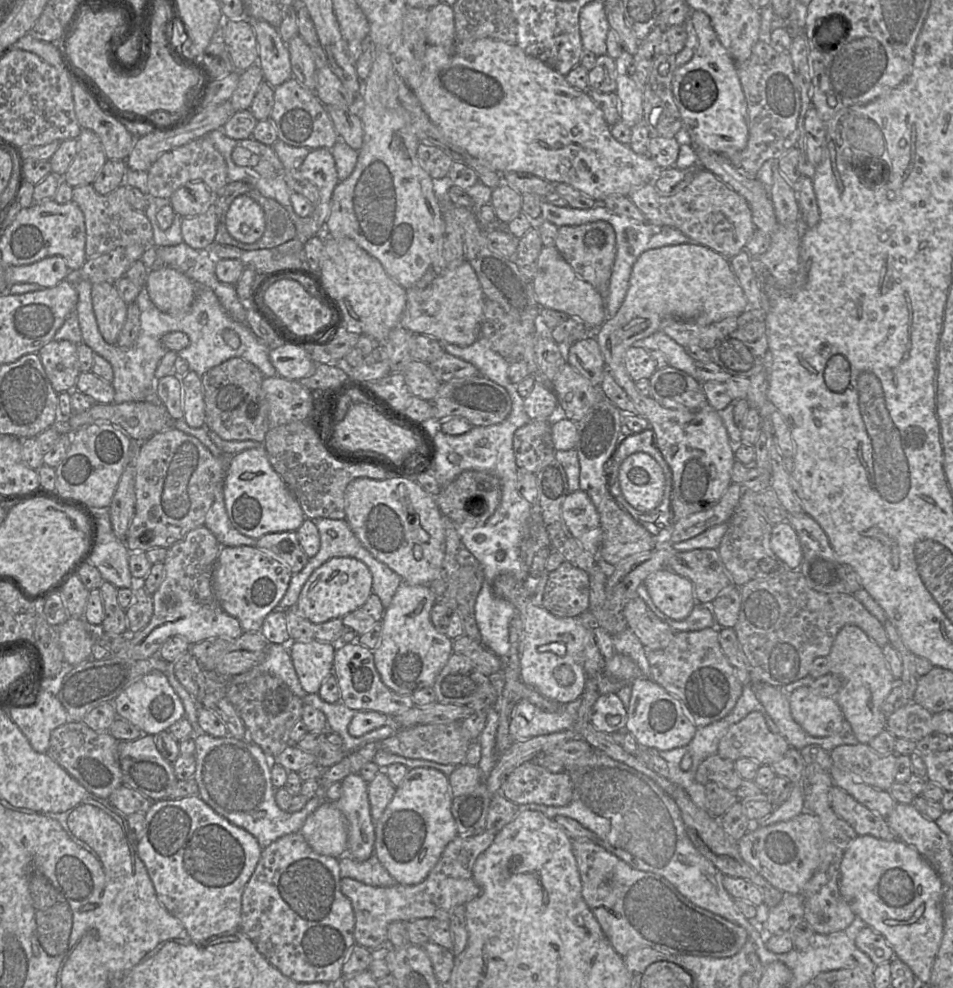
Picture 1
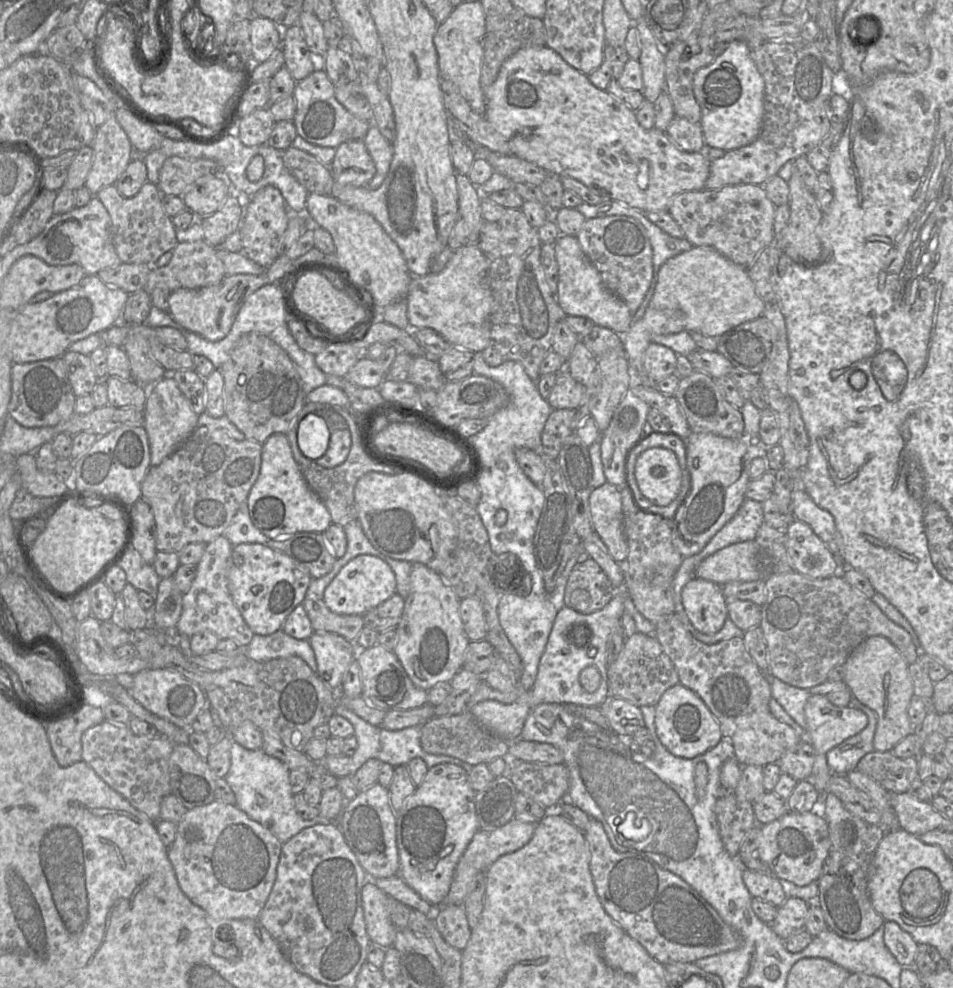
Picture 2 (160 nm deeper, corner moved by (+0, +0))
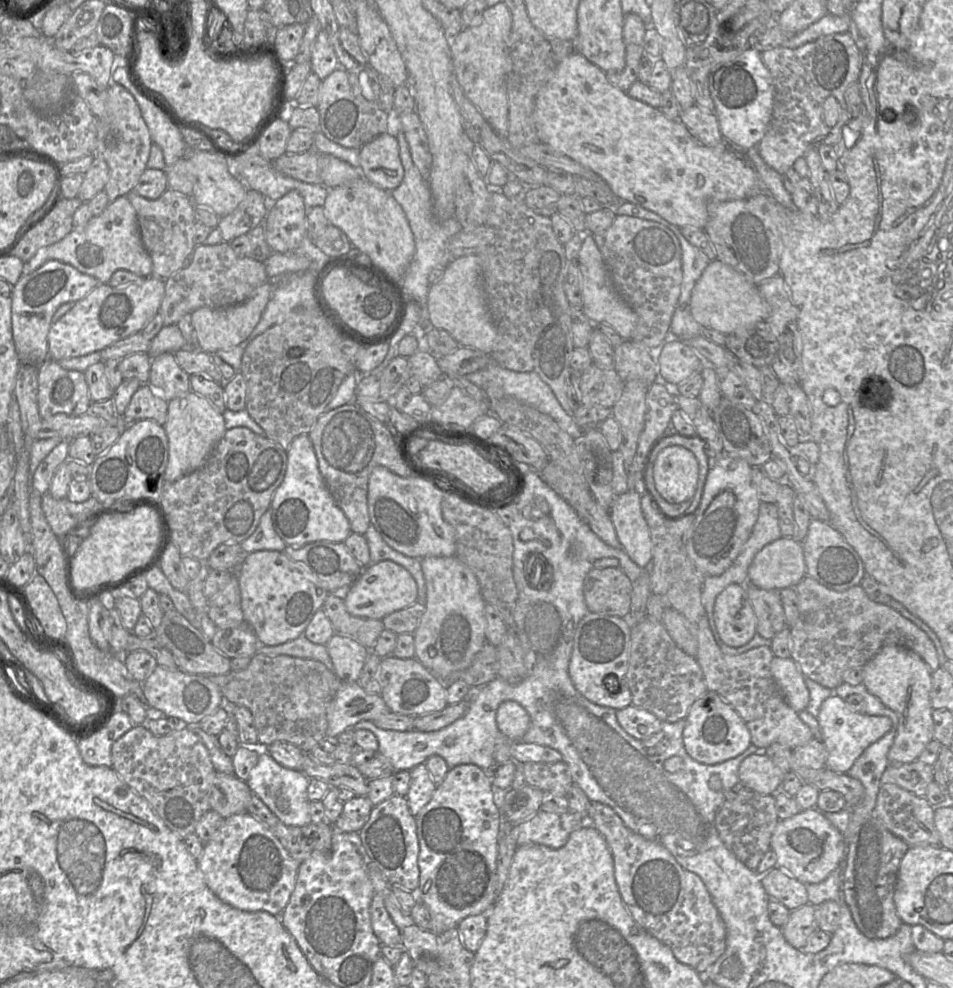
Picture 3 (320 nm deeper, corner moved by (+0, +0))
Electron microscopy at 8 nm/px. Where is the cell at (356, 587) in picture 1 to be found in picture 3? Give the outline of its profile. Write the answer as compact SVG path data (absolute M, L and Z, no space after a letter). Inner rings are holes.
M391 560L371 563L350 585L344 602L354 616L382 620L395 611L407 608L418 601L417 585L407 569Z

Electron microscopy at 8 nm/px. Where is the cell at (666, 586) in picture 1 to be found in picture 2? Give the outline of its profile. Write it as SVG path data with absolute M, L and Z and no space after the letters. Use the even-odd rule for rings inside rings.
M693 578L680 591L681 604L692 628L715 634L728 619L727 605L721 585Z

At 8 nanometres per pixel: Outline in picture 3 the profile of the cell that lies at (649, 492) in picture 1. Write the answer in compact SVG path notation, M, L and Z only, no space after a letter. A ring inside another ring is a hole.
M683 446L662 449L653 462L655 488L669 503L690 500L696 493L698 477L698 460Z

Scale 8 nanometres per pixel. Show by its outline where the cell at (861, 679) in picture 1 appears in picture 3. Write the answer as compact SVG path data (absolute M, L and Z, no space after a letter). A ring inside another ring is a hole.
M899 645L883 647L862 668L862 684L898 717L895 738L888 752L889 761L893 764L916 761L926 745L934 739L930 700L932 670L917 653Z

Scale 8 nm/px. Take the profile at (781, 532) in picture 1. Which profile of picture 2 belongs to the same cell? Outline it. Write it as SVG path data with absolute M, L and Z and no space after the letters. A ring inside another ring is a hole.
M795 520L785 533L789 565L794 572L816 579L829 578L839 573L841 561L830 552L808 524Z

